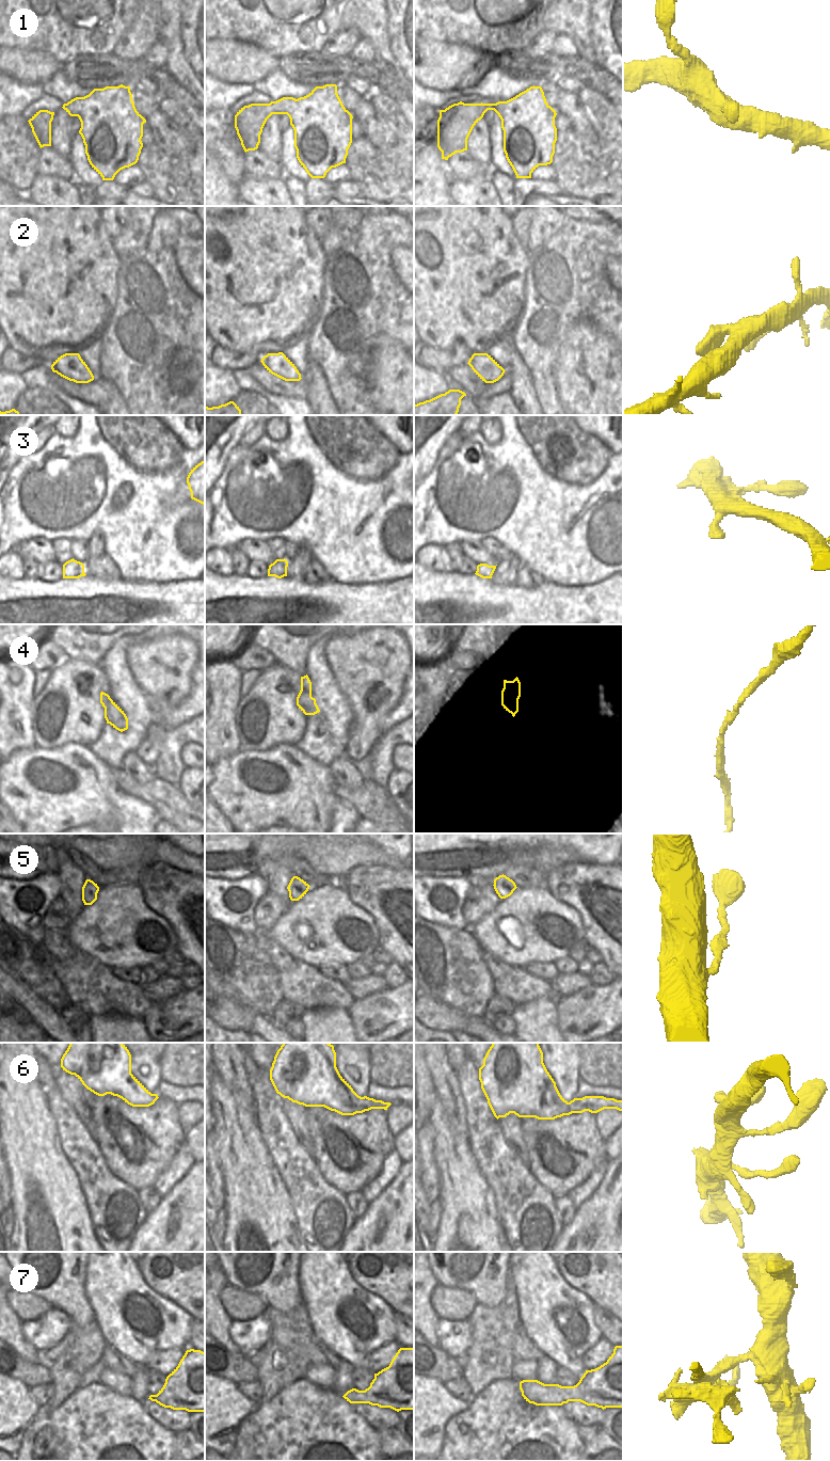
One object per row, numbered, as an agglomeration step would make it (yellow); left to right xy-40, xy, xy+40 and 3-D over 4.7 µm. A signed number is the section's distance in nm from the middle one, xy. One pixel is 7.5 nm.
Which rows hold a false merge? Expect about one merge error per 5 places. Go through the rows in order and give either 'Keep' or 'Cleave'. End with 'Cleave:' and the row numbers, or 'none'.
1: Keep
2: Keep
3: Keep
4: Keep
5: Keep
6: Keep
7: Cleave
Cleave: 7.

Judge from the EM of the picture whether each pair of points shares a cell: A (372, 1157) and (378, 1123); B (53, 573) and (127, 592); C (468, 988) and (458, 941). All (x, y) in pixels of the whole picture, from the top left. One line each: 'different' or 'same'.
A: same
B: different
C: same

